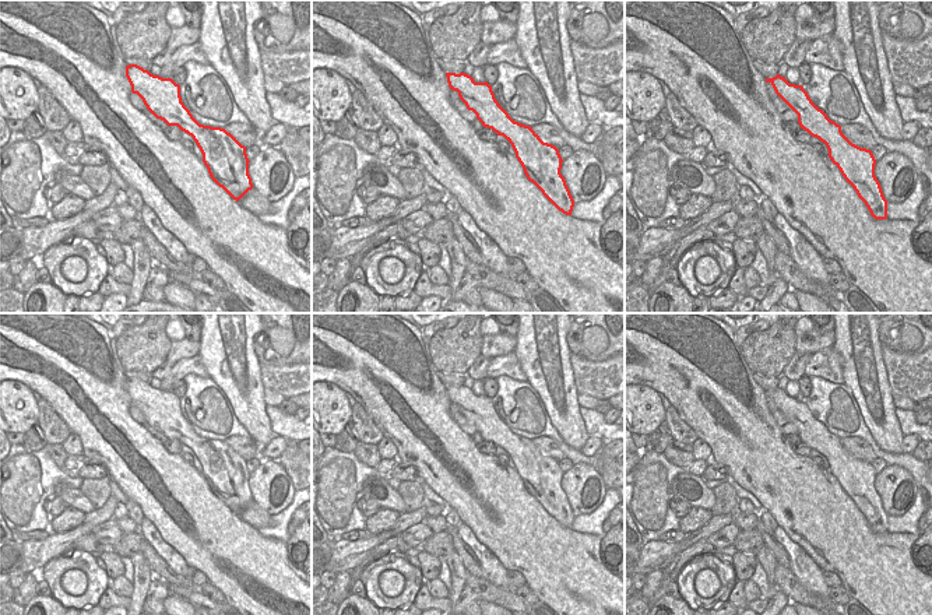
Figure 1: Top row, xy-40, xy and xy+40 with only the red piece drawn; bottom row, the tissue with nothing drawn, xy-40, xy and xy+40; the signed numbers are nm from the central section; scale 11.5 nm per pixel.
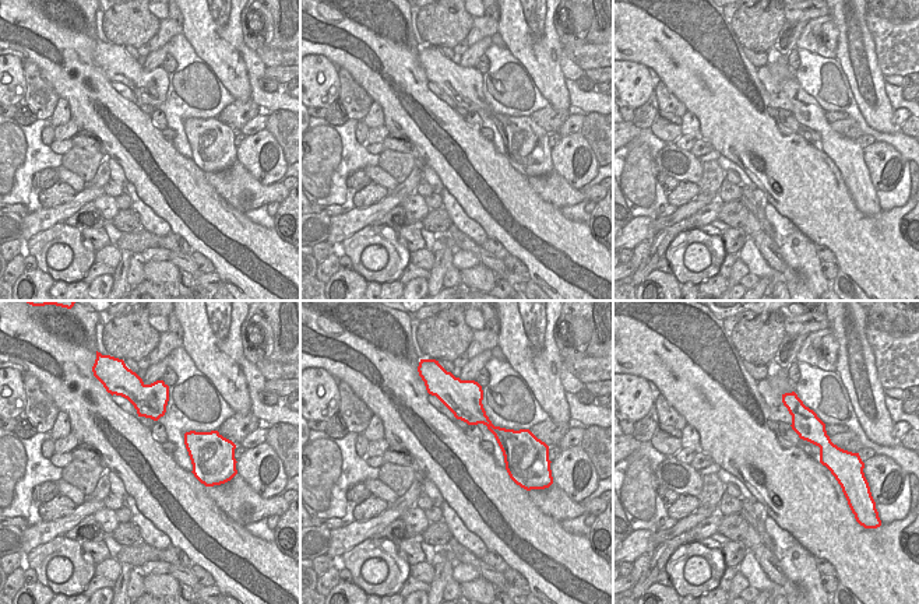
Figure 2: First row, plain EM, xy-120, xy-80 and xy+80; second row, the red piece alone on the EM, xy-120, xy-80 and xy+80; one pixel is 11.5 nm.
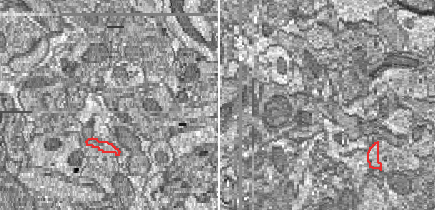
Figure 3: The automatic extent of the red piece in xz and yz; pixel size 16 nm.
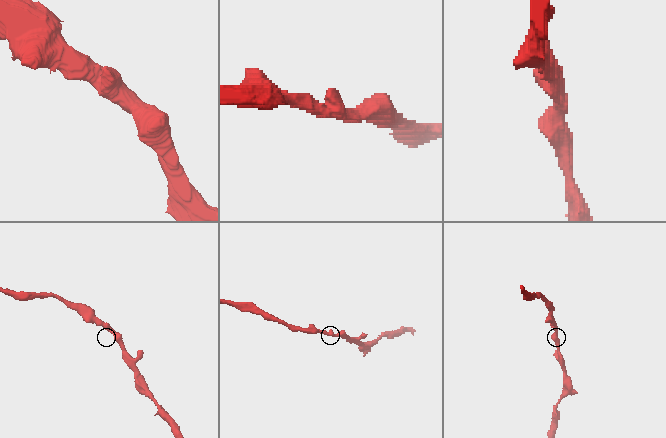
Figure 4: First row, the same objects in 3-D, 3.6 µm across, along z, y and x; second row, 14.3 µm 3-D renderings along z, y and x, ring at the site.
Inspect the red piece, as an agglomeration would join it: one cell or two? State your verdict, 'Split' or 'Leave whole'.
Leave whole

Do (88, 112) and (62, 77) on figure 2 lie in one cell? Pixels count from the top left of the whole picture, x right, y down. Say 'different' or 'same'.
same

